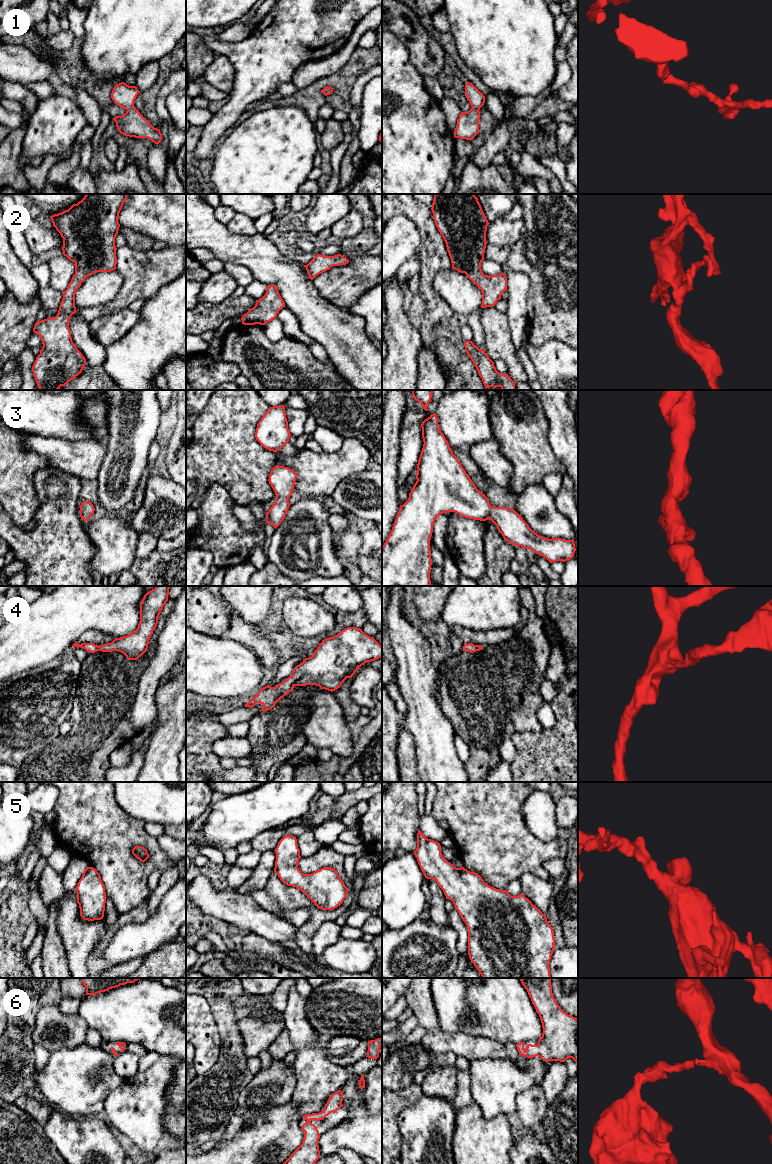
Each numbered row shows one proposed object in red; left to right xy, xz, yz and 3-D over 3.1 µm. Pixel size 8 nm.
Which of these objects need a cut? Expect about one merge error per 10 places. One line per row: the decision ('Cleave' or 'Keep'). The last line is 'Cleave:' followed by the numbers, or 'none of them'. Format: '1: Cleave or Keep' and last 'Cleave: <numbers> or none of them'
1: Keep
2: Keep
3: Keep
4: Keep
5: Keep
6: Keep
Cleave: none of them

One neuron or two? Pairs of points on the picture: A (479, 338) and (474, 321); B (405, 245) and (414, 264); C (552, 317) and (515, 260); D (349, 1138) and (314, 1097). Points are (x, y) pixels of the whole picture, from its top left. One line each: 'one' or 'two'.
A: one
B: two
C: one
D: two

